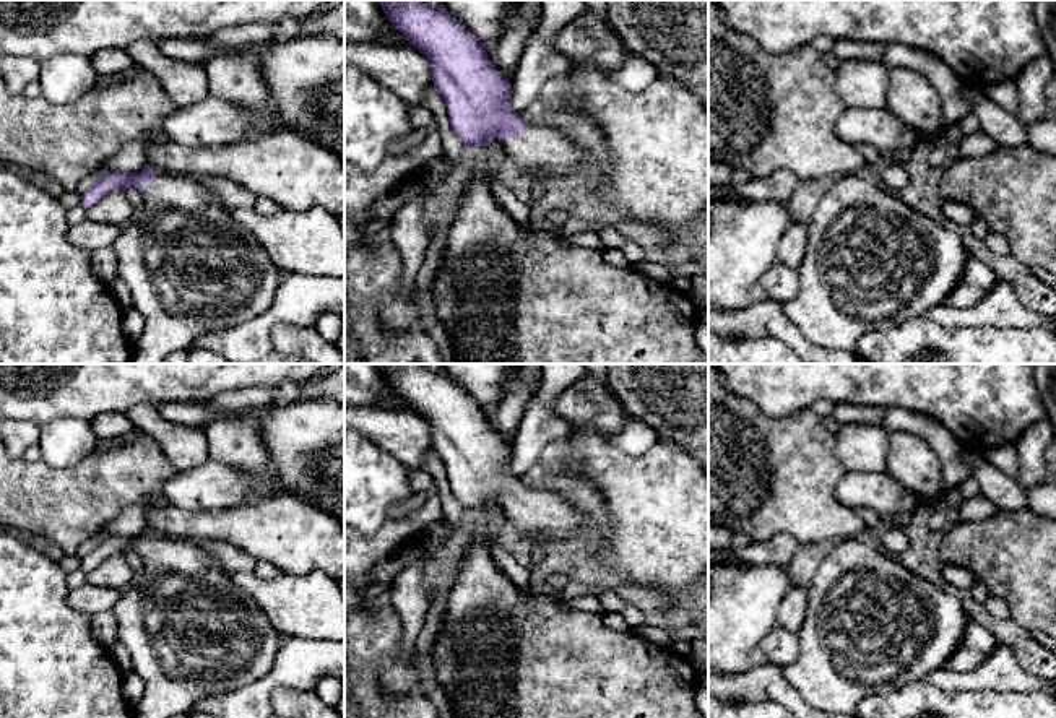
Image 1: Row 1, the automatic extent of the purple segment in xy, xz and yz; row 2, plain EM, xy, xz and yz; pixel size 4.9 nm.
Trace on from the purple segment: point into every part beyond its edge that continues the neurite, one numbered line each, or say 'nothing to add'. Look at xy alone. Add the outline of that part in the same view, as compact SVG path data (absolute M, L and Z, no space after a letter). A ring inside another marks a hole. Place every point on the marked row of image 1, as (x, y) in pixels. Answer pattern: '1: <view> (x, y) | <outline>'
1: xy (192, 270) | M156 172L156 179L141 193L141 203L145 218L122 226L112 245L119 260L119 278L130 289L132 307L145 318L145 330L133 344L130 364L162 364L180 349L190 351L195 341L252 320L270 309L283 271L203 184L192 177Z

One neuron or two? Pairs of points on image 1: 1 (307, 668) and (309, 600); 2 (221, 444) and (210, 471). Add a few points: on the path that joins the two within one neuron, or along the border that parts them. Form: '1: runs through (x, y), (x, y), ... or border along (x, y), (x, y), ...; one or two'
1: border along (283, 635), (327, 640); two
2: border along (210, 457), (238, 470), (251, 470); two

